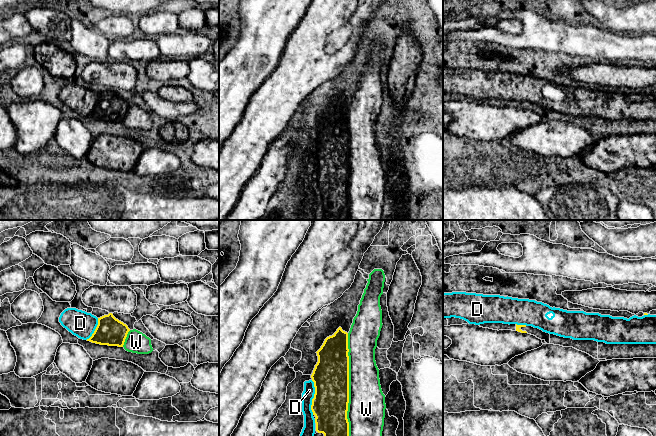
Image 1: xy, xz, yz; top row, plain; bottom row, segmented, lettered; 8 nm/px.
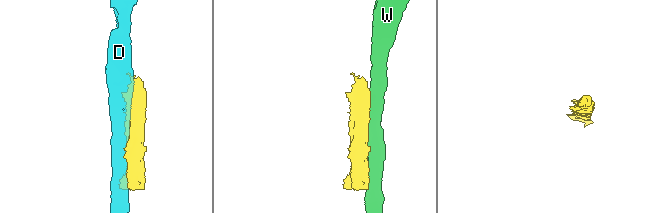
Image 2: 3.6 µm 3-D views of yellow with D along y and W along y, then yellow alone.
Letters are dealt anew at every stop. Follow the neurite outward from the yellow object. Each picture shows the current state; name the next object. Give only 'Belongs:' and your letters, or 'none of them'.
Belongs: none of them

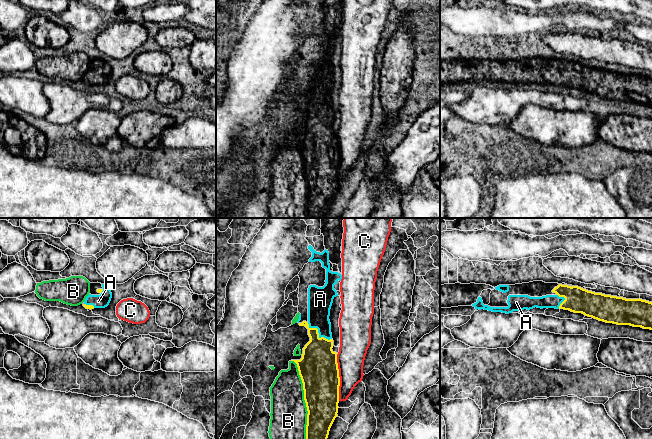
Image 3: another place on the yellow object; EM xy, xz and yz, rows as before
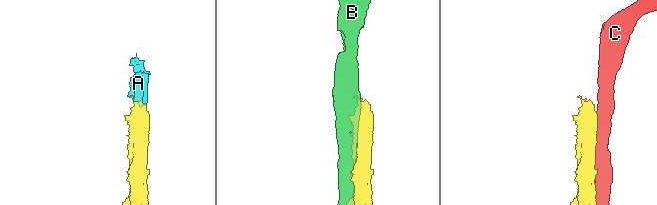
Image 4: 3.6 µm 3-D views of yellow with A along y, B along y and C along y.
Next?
Belongs: A

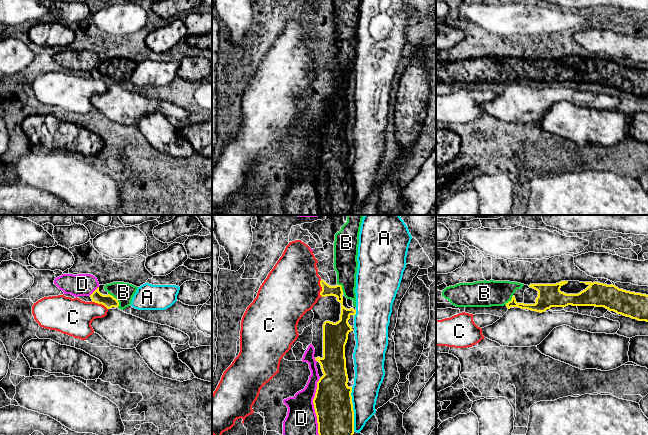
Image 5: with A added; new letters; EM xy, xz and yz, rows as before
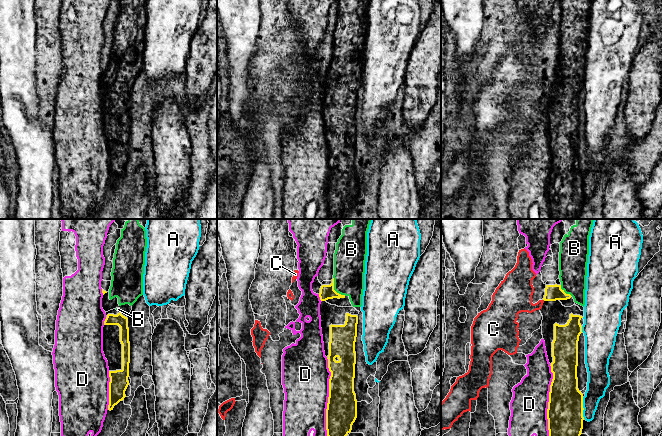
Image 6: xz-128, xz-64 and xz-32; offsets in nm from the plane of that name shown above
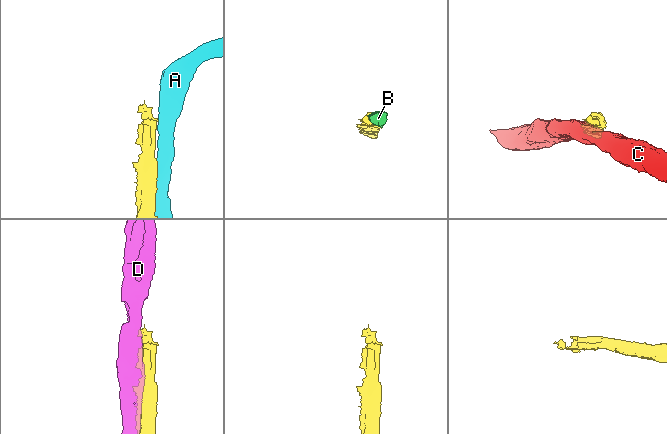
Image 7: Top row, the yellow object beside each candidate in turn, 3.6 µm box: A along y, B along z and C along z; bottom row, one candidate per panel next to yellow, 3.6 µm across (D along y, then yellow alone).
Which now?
Belongs: B

